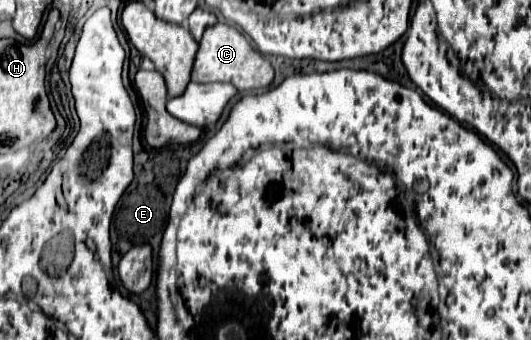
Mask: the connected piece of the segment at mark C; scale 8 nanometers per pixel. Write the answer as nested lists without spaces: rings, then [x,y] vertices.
[[[216,23],[214,27],[208,27],[208,31],[204,31],[192,69],[194,83],[232,83],[238,91],[256,91],[270,87],[272,79],[274,69],[270,61],[260,55],[238,29],[226,23]]]

